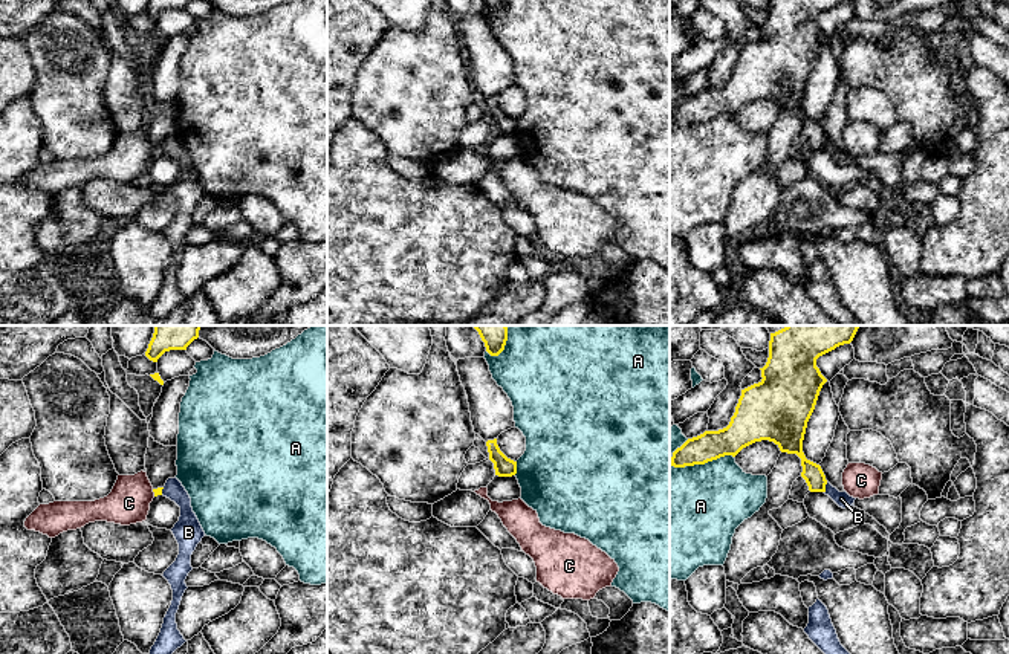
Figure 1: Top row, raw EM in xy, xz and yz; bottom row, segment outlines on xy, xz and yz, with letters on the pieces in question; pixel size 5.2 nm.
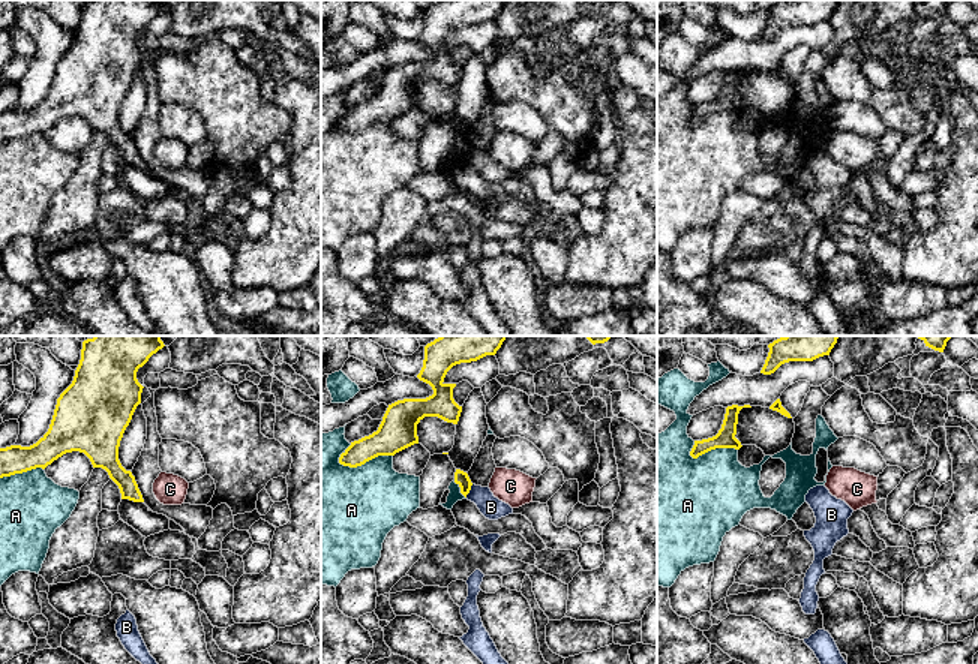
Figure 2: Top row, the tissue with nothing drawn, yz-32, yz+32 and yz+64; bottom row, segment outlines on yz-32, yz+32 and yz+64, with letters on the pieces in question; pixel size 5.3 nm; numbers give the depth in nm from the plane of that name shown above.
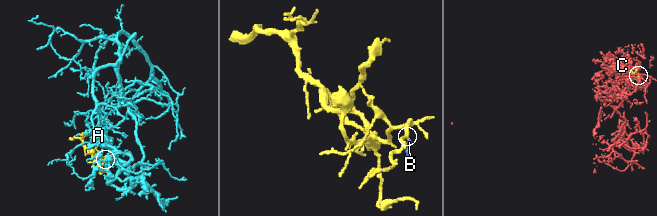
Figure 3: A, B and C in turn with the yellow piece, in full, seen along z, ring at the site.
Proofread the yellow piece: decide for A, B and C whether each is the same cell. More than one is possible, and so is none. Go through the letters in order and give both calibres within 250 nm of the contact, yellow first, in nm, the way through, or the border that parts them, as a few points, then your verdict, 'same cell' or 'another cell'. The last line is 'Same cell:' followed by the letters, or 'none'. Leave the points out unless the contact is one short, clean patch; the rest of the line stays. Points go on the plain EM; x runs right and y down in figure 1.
A: 80/380 nm | another cell
B: 110/80 nm | along yz (827, 139), (824, 150) | another cell
C: 40/220 nm | along xy (152, 147), (155, 153) | another cell
Same cell: none

